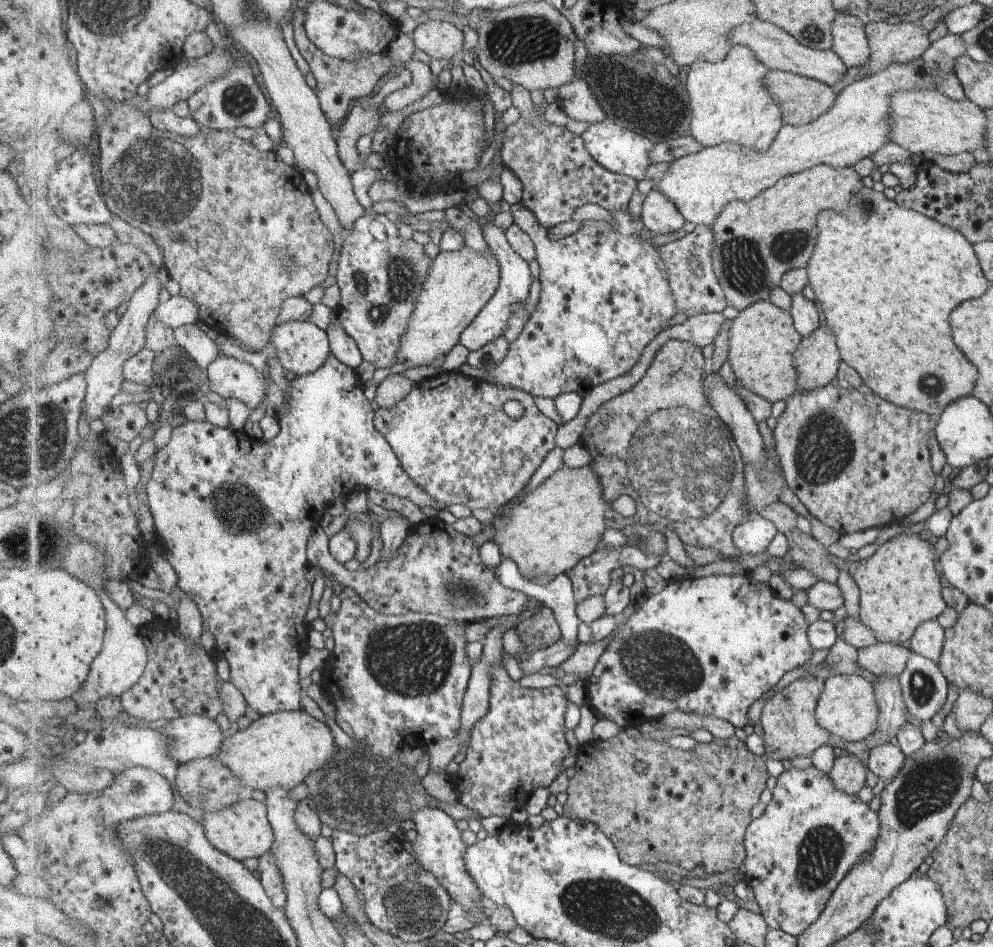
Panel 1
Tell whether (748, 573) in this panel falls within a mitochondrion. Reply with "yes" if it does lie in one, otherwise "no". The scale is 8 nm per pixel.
no

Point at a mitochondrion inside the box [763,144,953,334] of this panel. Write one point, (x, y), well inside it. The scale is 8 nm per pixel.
(868, 208)

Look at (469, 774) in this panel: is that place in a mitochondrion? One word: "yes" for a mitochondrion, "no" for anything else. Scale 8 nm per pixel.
no

